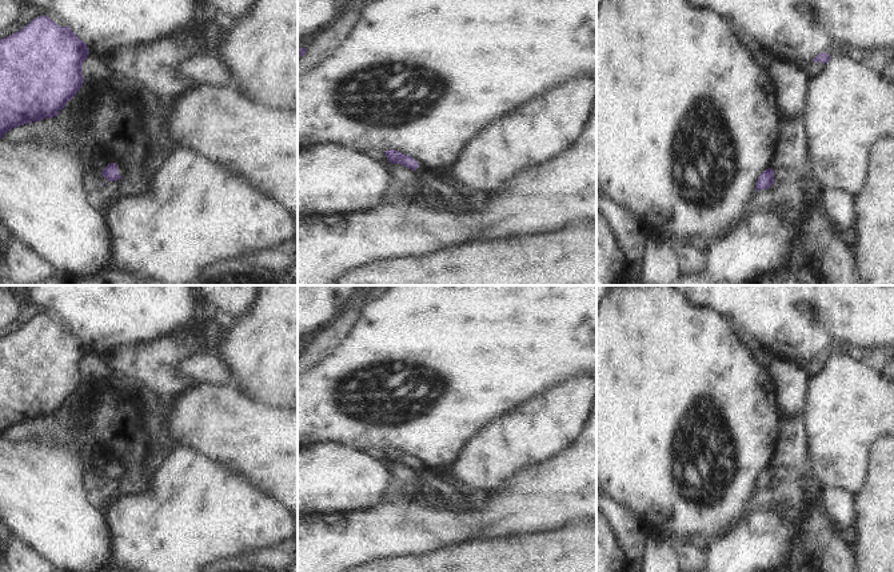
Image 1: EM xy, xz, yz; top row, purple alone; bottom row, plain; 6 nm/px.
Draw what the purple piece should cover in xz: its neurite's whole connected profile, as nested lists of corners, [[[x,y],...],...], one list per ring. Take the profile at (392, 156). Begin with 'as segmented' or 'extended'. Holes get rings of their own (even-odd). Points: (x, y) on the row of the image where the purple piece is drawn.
as segmented; [[[387,149],[384,155],[391,164],[400,164],[411,171],[415,171],[419,167],[411,156],[403,155],[399,151]]]

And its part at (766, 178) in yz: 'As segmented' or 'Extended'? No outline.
As segmented.

